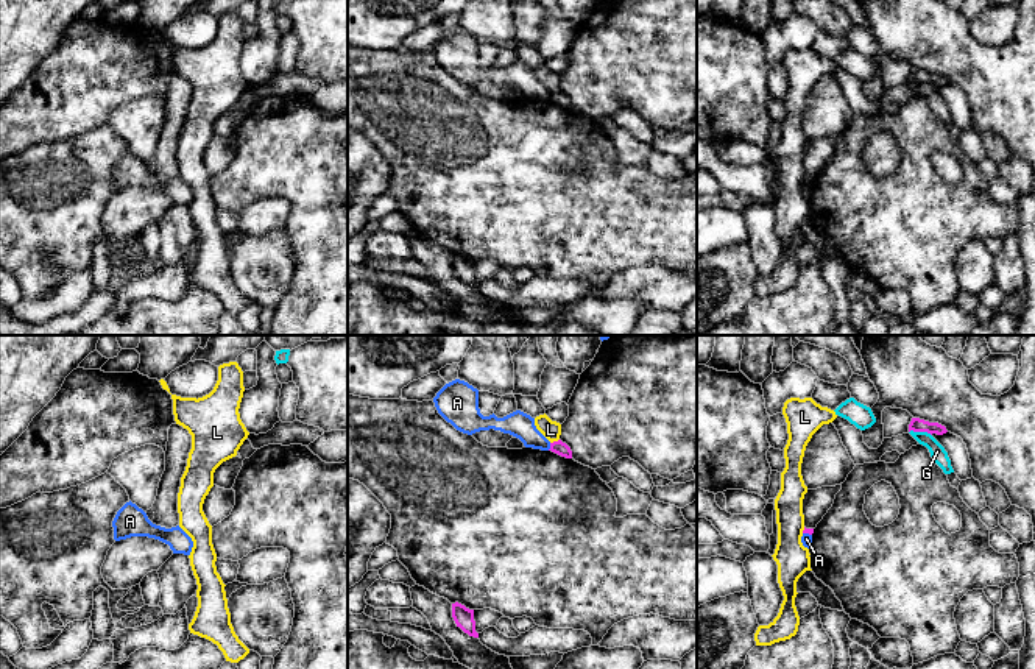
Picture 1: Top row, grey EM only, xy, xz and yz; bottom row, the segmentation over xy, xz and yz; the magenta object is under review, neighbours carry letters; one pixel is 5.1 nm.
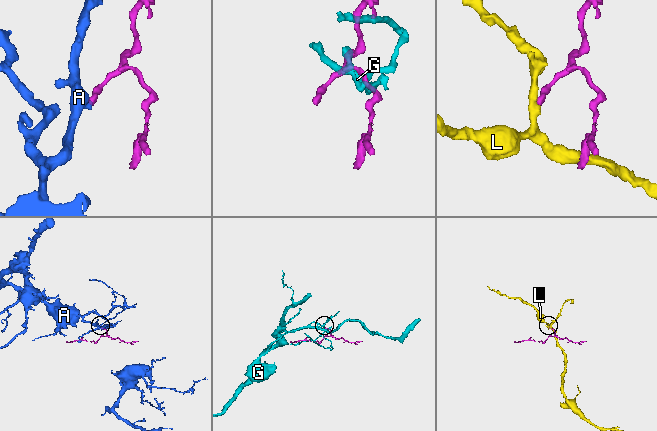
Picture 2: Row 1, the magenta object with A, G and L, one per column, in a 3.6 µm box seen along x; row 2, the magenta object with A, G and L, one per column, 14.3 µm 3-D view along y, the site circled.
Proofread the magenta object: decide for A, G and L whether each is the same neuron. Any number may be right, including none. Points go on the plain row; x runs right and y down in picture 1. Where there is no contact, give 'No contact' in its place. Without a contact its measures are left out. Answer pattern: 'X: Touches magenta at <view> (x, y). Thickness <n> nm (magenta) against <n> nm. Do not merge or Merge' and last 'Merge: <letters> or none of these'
A: Touches magenta at xz (551, 97). Thickness 70 nm (magenta) against 140 nm. Do not merge
G: Touches magenta at yz (920, 81). Thickness 70 nm (magenta) against 80 nm. Do not merge
L: Touches magenta at xz (554, 92). Thickness 70 nm (magenta) against 100 nm. Do not merge
Merge: none of these

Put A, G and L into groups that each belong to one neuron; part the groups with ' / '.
A / G / L

